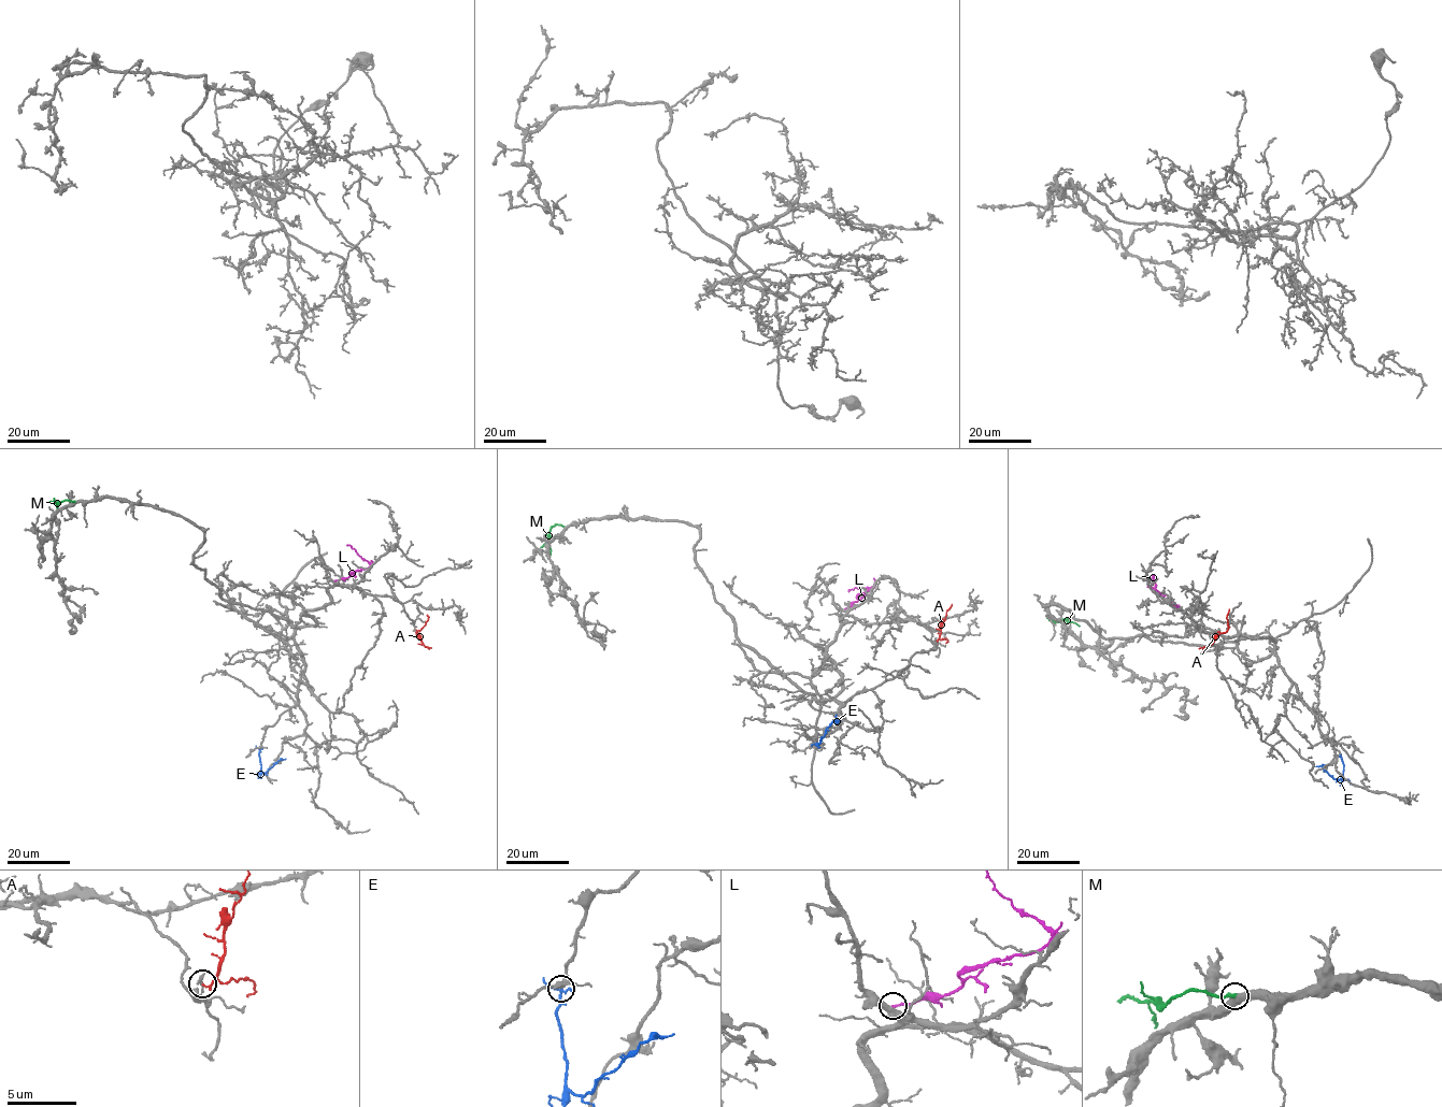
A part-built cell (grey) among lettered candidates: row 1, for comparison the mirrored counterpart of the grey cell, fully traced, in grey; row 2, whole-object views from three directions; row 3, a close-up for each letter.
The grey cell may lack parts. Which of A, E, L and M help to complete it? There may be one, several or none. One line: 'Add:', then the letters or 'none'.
Add: E

